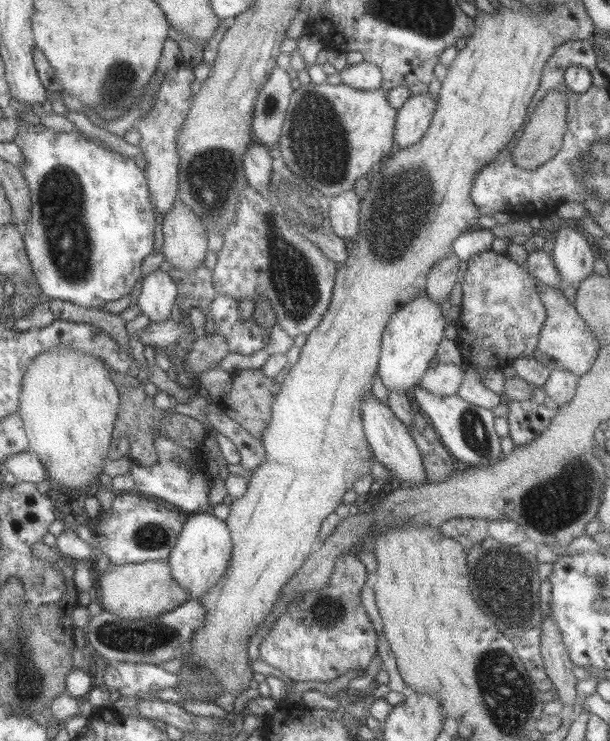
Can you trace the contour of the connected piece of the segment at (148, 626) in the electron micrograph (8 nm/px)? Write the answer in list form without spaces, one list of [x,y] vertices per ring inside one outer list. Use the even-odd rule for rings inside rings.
[[[189,599],[170,612],[154,618],[125,620],[102,610],[97,616],[90,618],[86,625],[85,637],[89,646],[108,663],[149,662],[151,665],[161,667],[164,662],[175,656],[178,645],[189,642],[193,634],[203,627],[203,621],[205,610],[195,599]],[[141,658],[145,661],[141,661]]]

